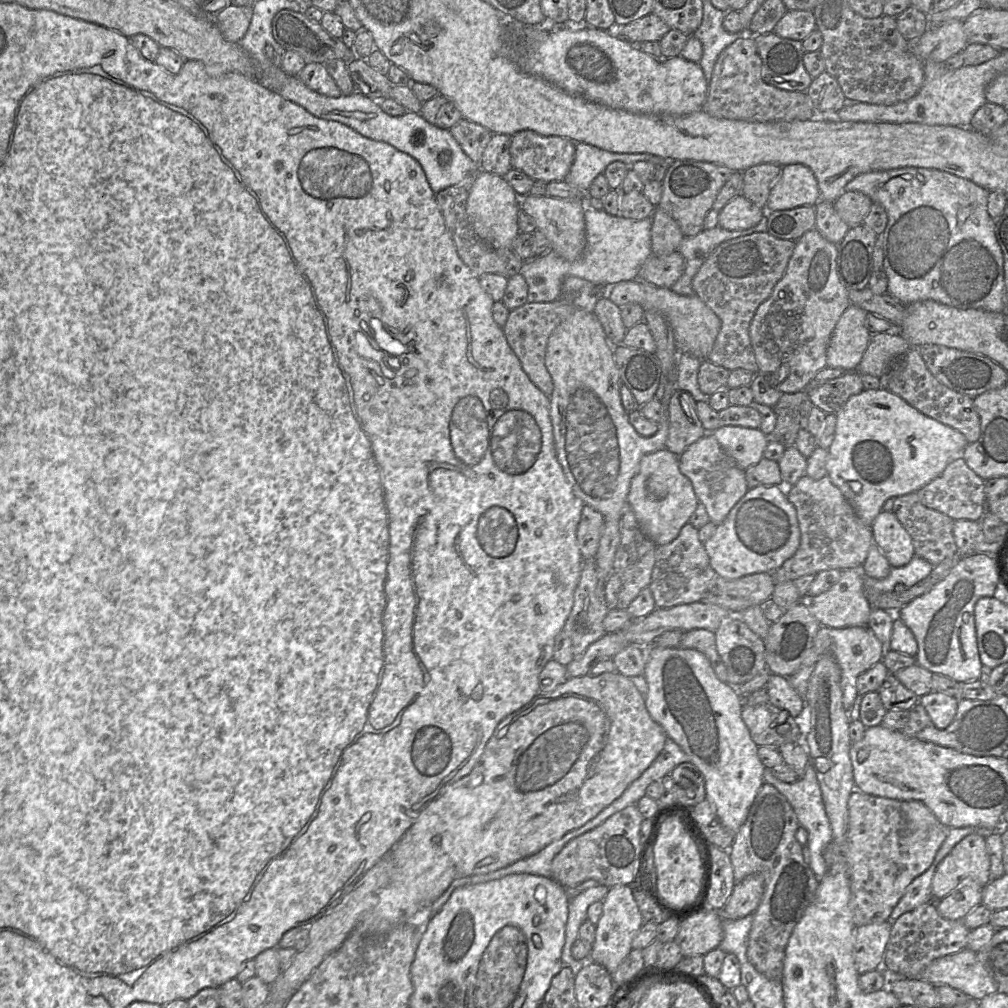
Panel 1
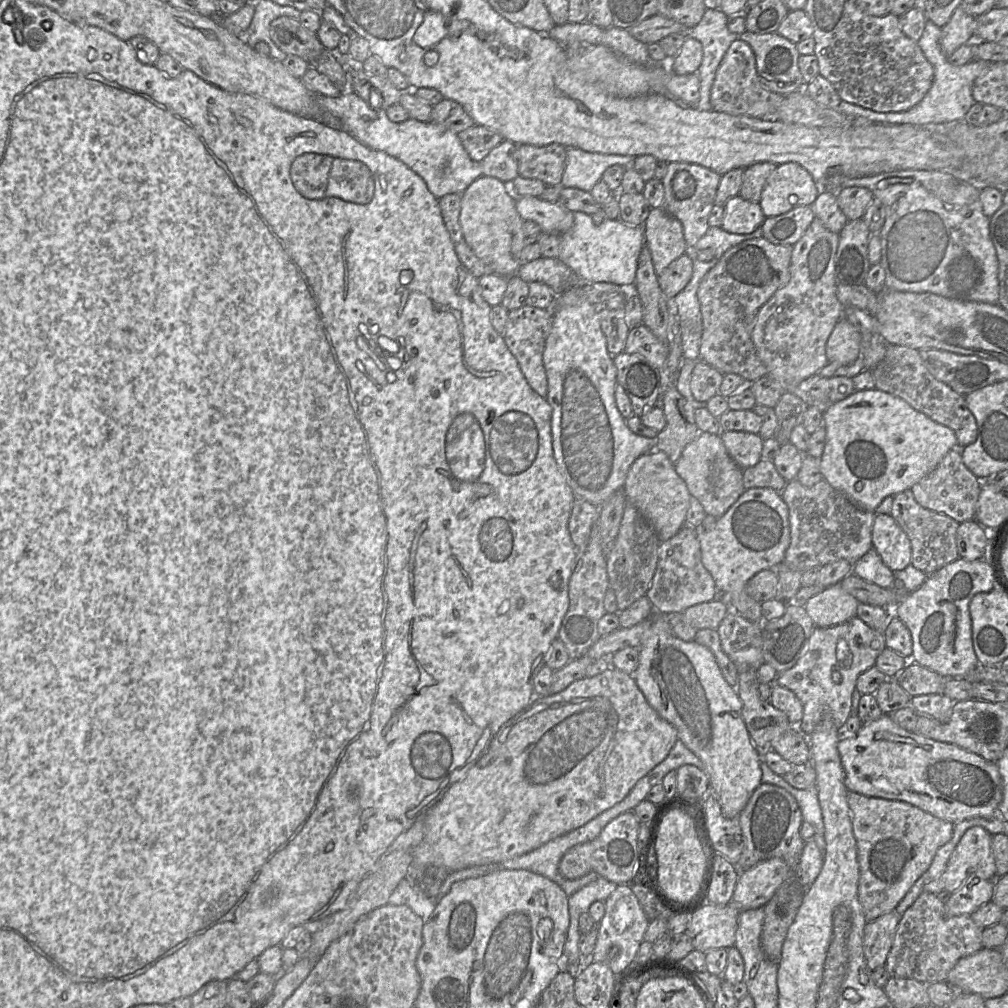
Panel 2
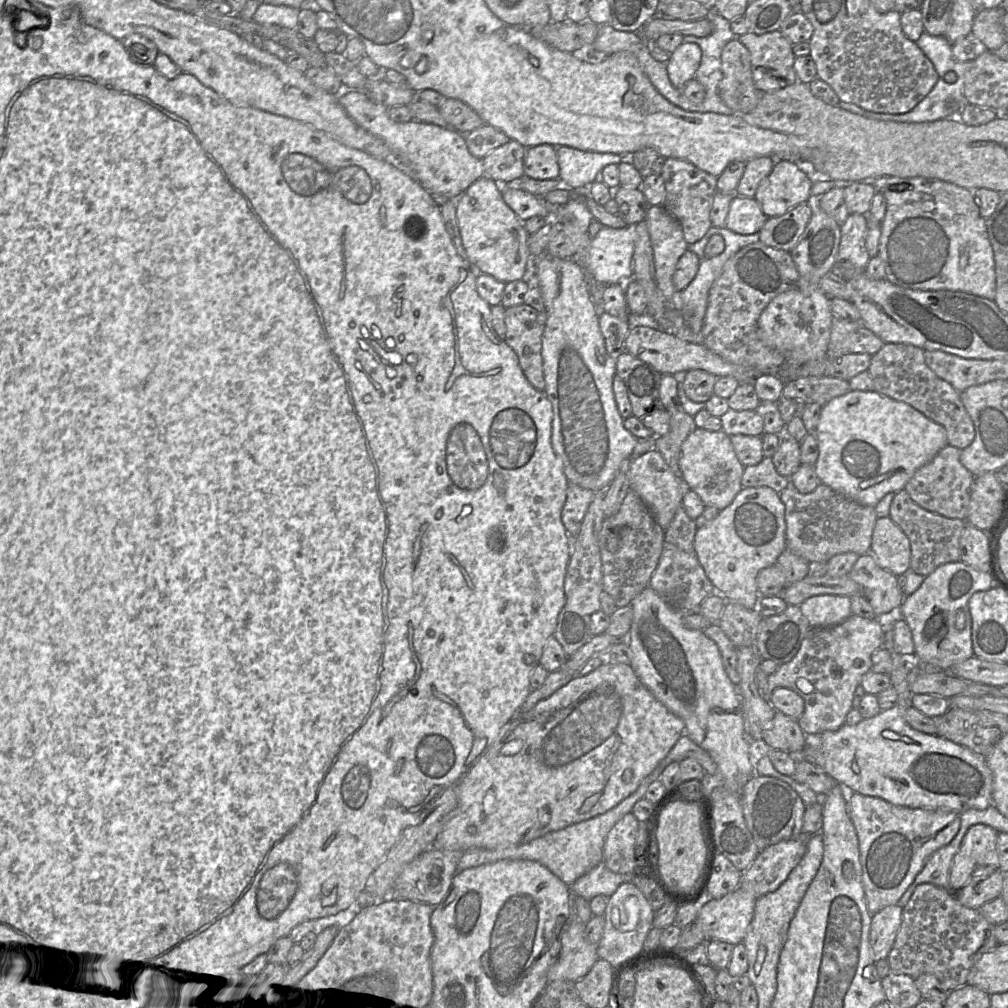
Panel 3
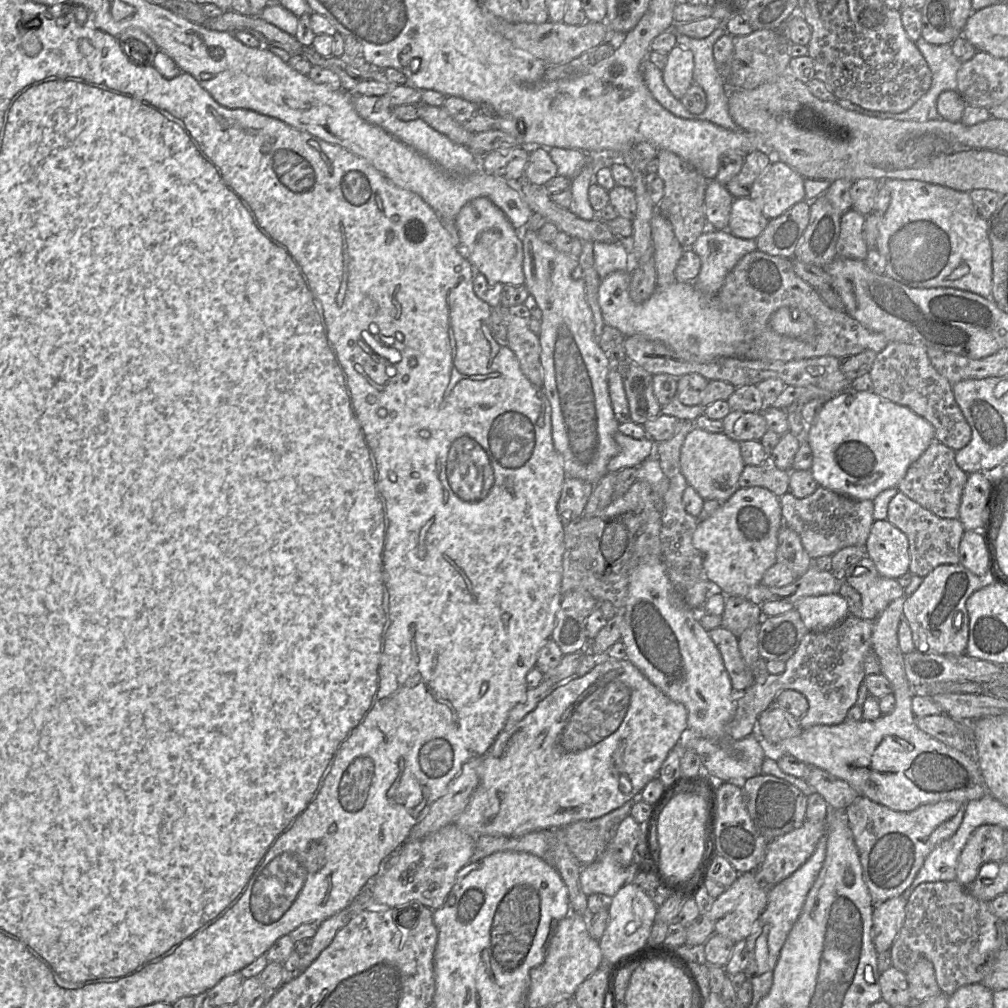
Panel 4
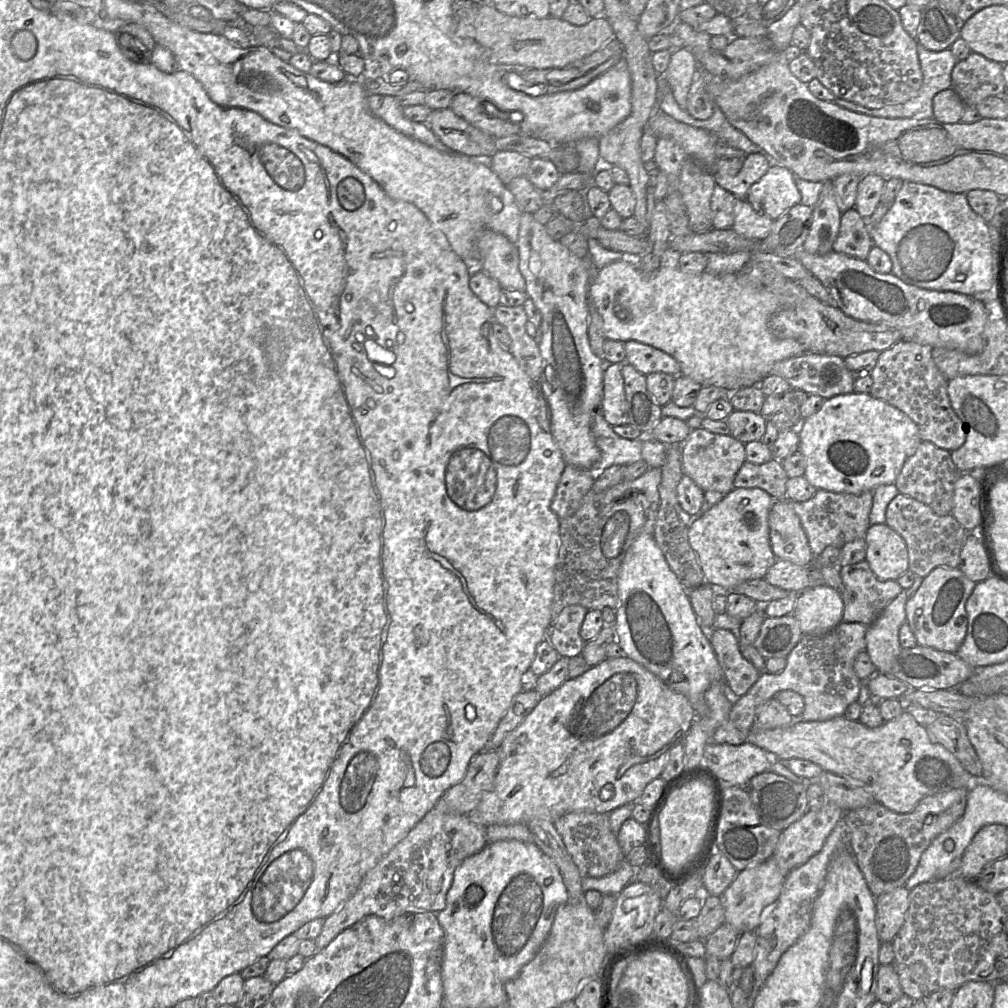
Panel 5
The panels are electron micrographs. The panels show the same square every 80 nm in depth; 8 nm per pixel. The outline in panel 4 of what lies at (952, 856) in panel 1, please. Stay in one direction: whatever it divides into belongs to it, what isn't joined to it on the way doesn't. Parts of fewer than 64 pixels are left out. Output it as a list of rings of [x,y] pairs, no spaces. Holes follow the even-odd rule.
[[[985,824],[977,827],[970,835],[958,858],[956,881],[969,887],[975,880],[978,869],[987,862],[1004,861],[1004,829]]]

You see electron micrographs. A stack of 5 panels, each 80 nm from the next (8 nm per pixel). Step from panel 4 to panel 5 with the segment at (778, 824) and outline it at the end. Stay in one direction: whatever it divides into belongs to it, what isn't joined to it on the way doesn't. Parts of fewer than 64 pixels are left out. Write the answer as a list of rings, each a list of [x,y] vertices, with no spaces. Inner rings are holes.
[[[766,771],[754,776],[746,787],[761,821],[783,831],[808,809],[807,783],[800,784]]]

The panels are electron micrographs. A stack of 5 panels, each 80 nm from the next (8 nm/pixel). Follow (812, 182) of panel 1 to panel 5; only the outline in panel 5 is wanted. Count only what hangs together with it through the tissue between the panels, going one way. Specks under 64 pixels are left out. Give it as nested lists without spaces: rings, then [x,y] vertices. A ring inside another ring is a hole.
[[[771,164],[766,173],[751,185],[745,199],[755,209],[776,220],[800,203],[801,194],[792,171],[784,166]]]

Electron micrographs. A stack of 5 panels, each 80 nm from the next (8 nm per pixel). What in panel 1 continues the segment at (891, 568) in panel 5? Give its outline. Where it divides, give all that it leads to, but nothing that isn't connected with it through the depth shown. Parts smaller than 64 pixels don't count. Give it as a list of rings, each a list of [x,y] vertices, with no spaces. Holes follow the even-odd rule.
[[[881,511],[872,525],[873,542],[888,560],[891,567],[906,565],[914,557],[911,536],[893,511]]]

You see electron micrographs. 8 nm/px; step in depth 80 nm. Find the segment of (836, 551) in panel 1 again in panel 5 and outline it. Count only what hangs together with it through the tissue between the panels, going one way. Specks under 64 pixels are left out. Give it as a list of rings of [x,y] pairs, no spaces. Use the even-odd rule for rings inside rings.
[[[817,489],[814,495],[806,501],[789,501],[790,506],[800,519],[815,557],[821,555],[827,546],[841,548],[848,542],[865,538],[866,531],[870,526],[869,514],[873,504],[872,491],[851,494]]]

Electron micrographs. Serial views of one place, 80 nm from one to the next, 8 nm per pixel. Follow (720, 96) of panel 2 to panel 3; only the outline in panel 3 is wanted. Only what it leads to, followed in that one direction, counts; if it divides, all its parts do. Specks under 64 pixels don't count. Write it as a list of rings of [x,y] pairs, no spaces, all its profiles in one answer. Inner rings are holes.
[[[729,41],[721,53],[722,79],[718,85],[721,100],[735,114],[748,114],[760,102],[765,92],[756,88],[748,49],[738,41]]]

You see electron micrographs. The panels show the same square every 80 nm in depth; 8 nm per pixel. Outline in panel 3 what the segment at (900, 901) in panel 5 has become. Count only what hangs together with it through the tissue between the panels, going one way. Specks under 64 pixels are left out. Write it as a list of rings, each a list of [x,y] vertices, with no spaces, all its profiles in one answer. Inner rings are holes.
[[[891,905],[872,916],[869,941],[877,962],[888,957],[902,923],[903,908]]]

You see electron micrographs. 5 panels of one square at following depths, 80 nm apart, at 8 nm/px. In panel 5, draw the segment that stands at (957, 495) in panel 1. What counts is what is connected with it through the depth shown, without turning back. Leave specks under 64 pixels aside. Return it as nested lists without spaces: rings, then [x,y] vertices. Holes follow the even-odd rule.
[[[922,441],[914,454],[905,461],[895,485],[899,493],[925,503],[937,515],[944,516],[951,514],[954,487],[961,474],[949,450],[942,449],[930,441]]]

